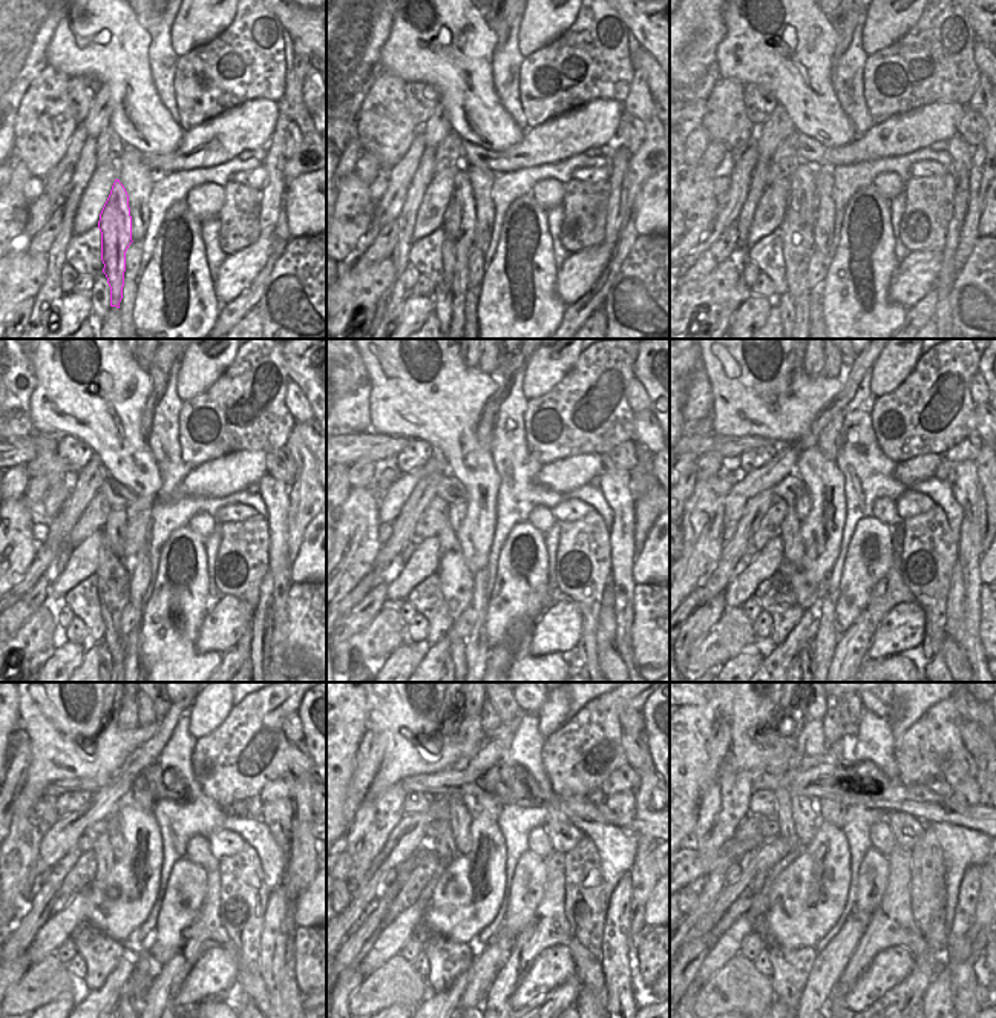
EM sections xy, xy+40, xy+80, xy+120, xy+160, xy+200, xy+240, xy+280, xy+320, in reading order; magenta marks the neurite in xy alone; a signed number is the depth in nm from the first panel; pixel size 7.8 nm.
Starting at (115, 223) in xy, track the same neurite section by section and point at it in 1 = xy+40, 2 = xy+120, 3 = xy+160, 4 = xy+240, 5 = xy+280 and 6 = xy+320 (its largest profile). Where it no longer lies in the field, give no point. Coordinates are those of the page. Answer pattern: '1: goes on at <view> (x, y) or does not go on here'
1: goes on at xy+40 (458, 220)
2: goes on at xy+120 (114, 580)
3: goes on at xy+160 (457, 581)
4: goes on at xy+240 (111, 847)
5: goes on at xy+280 (455, 839)
6: goes on at xy+320 (797, 820)

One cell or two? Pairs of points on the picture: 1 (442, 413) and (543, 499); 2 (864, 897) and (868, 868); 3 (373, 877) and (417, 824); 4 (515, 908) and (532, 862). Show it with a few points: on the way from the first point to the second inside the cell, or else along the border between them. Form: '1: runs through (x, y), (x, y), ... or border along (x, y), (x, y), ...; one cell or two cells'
1: border along (488, 449), (498, 474), (498, 491); two cells
2: runs through (868, 889), (868, 876); one cell
3: runs through (382, 863), (406, 837); one cell
4: runs through (521, 897), (526, 873); one cell

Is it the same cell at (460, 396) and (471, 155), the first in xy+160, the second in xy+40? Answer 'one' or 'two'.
two

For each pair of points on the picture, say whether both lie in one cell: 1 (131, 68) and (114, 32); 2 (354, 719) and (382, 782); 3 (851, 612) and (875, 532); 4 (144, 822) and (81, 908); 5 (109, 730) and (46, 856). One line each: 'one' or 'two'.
1: one
2: two
3: one
4: two
5: two

